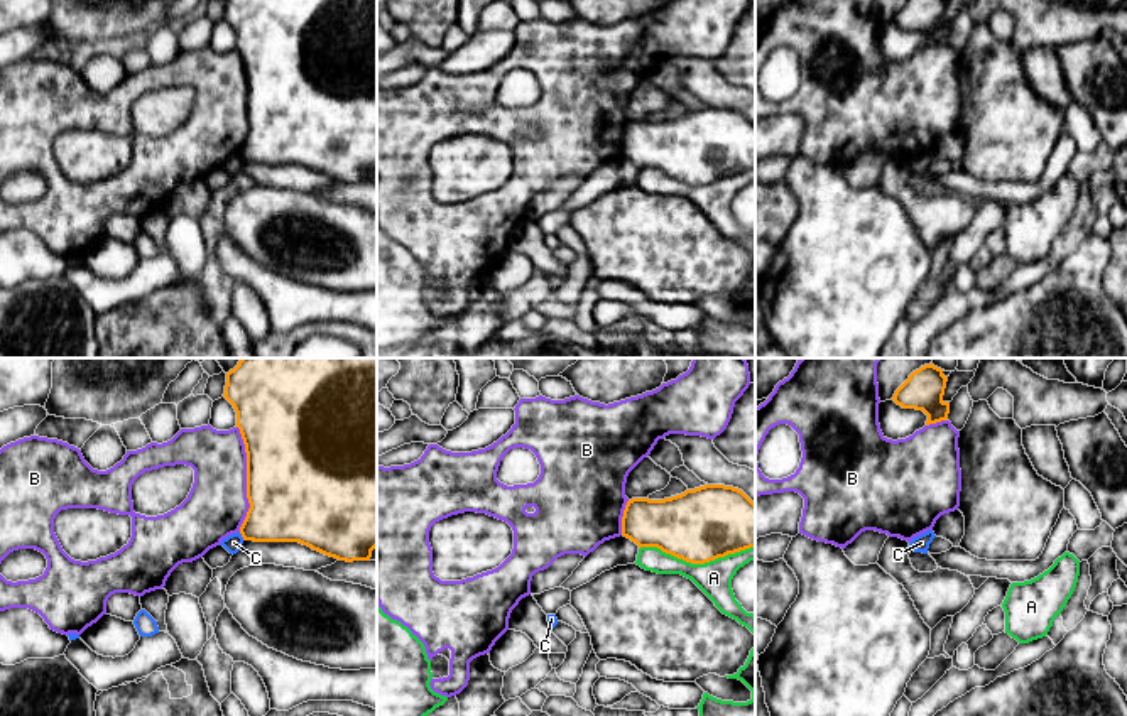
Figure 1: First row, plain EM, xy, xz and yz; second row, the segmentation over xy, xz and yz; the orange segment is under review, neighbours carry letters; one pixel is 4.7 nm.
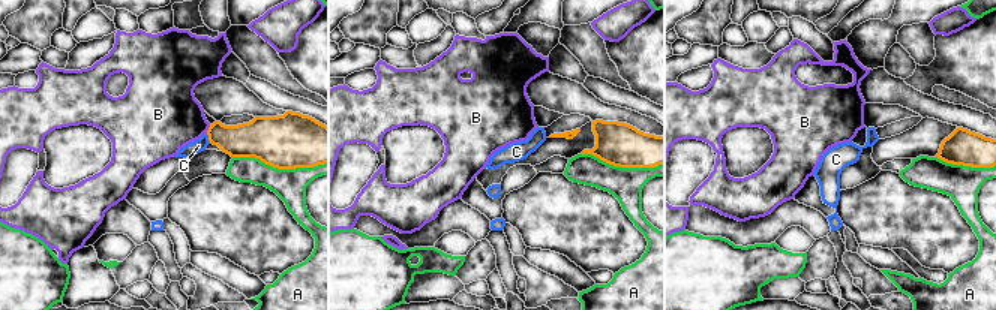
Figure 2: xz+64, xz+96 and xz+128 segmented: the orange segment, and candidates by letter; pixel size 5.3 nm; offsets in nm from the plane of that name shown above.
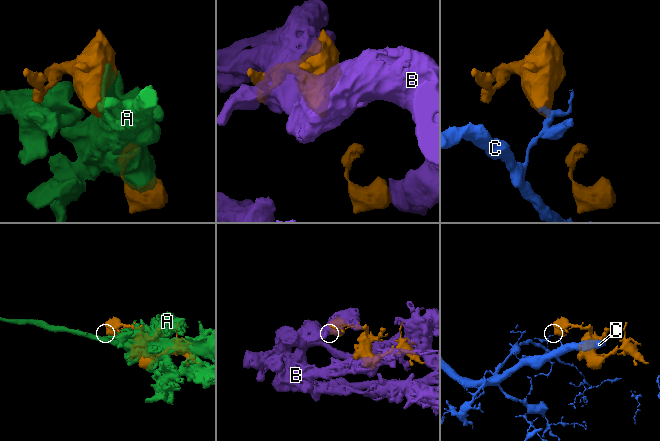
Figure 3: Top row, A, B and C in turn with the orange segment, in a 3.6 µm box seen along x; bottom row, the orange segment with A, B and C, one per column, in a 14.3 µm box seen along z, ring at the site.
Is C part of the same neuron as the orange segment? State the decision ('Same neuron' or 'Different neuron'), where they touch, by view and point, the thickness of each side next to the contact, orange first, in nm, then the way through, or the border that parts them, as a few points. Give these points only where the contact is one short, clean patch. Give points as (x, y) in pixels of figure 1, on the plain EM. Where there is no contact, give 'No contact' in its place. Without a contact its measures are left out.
Different neuron. Touches orange at xy (242, 157). Thickness 340 nm (orange) against 80 nm. Boundary: xy (239, 154), (244, 161)

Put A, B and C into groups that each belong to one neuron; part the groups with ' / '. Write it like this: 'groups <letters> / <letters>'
groups A / B / C

